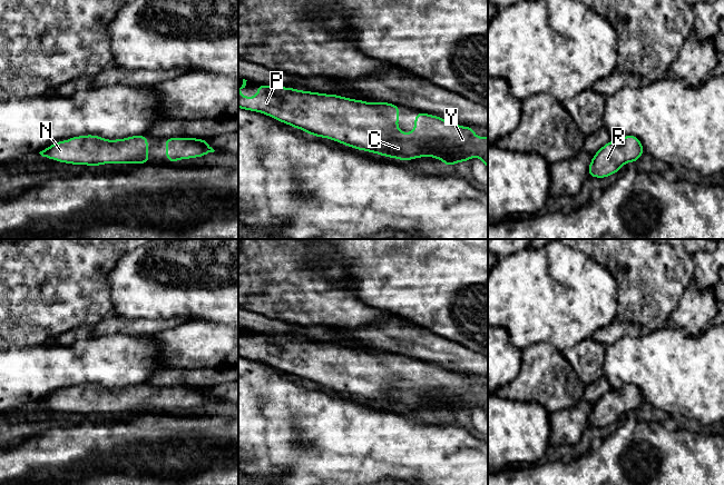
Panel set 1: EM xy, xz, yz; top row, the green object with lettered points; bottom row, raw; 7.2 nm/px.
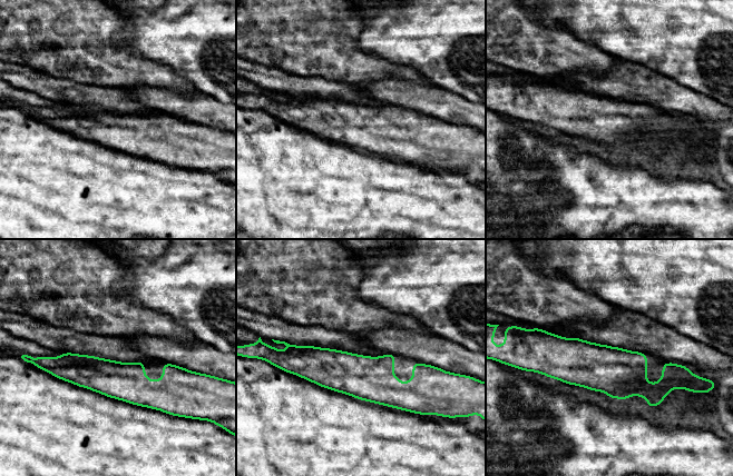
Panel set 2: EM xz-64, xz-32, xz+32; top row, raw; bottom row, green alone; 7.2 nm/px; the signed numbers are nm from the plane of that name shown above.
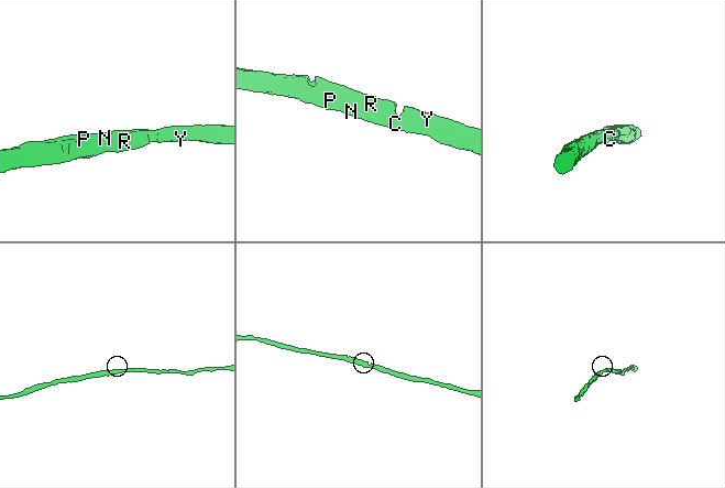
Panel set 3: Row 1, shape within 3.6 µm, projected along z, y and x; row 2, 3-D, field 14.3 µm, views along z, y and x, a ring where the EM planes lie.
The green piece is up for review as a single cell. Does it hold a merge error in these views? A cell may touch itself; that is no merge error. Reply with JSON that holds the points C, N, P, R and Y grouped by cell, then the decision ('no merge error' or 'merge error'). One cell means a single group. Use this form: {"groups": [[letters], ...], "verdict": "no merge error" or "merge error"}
{"groups": [["C", "N", "P", "R", "Y"]], "verdict": "no merge error"}

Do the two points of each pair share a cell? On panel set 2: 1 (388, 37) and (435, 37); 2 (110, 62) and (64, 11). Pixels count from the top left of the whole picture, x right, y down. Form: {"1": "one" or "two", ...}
{"1": "one", "2": "one"}

